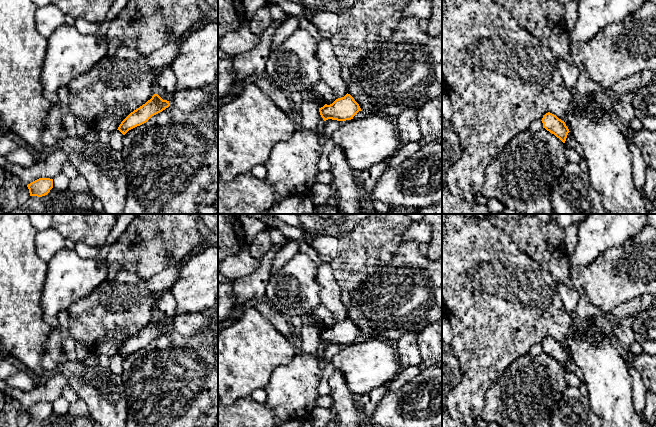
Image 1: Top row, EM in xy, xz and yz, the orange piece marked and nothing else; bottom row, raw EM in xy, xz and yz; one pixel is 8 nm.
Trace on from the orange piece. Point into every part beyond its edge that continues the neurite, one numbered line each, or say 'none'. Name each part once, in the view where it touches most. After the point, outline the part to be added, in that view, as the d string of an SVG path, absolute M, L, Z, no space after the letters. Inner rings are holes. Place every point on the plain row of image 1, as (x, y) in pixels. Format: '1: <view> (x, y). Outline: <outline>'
none

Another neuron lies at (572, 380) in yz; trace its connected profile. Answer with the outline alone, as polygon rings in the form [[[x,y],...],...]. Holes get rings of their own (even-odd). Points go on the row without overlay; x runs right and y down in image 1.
[[[567,372],[566,374],[566,382],[568,386],[579,388],[582,381],[575,375],[574,372]]]

